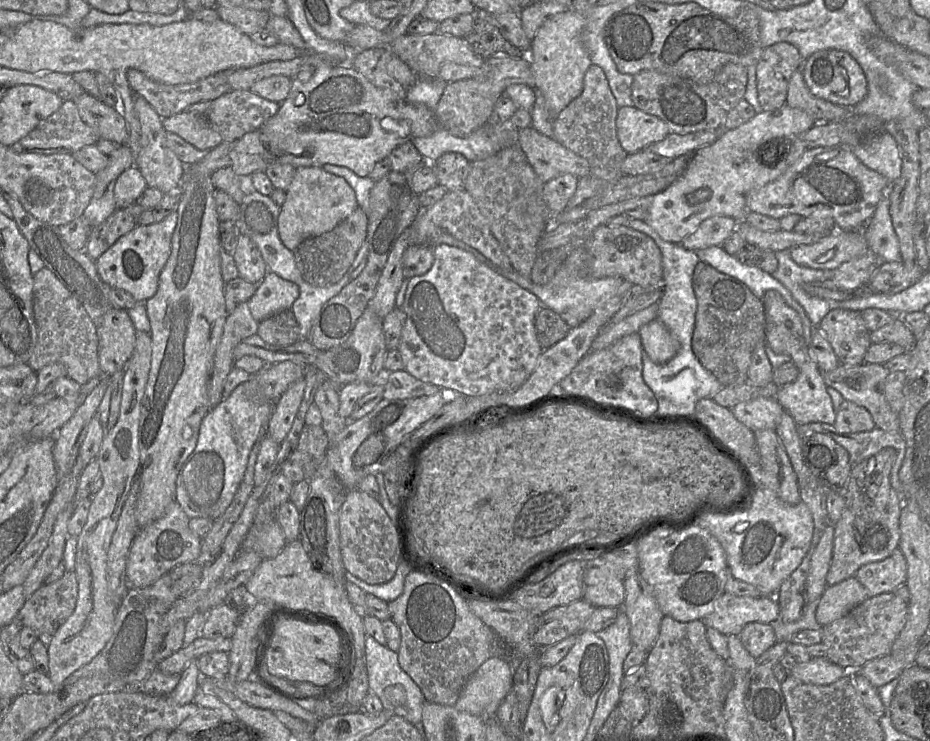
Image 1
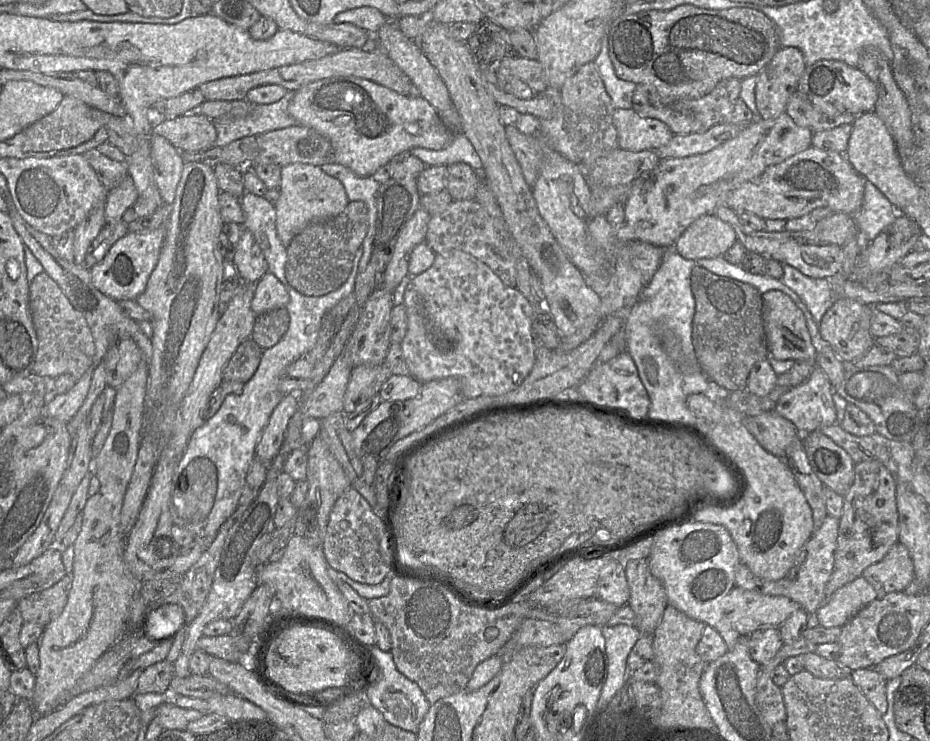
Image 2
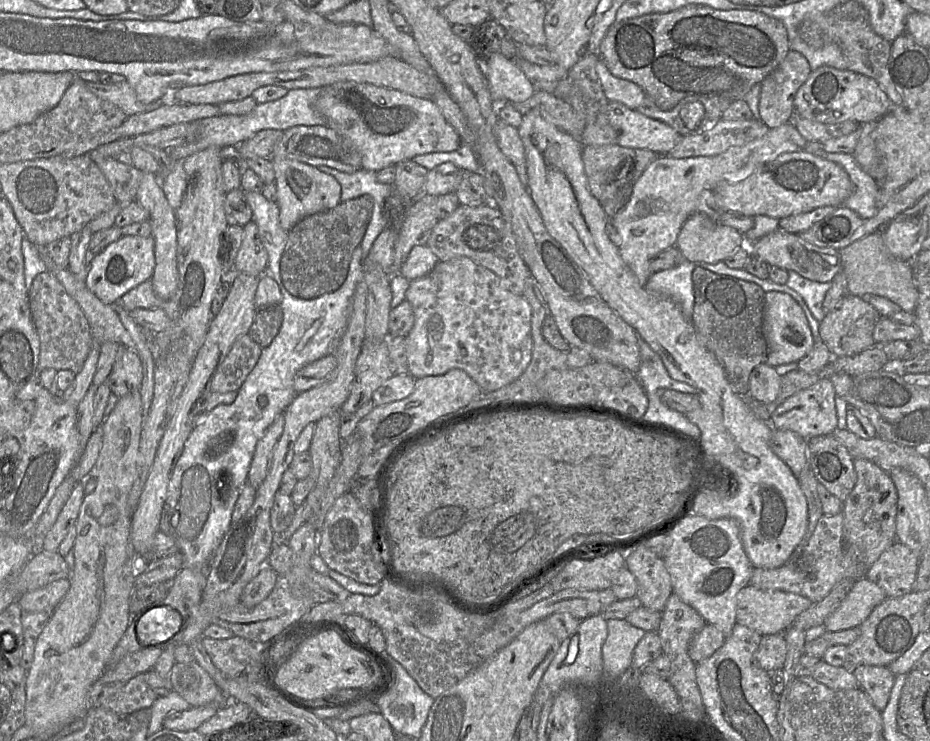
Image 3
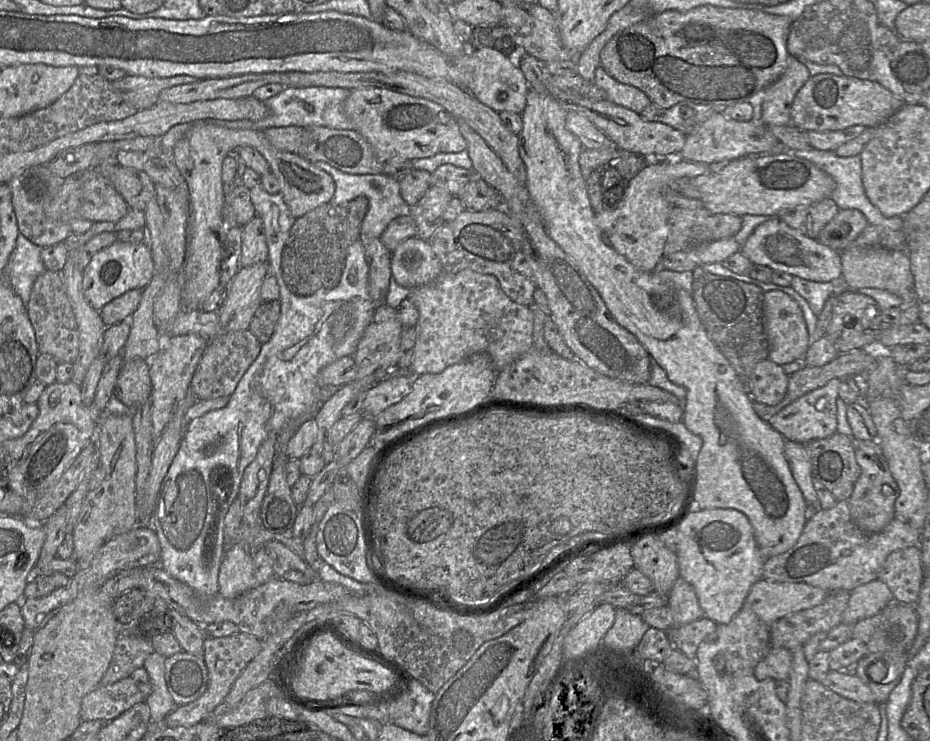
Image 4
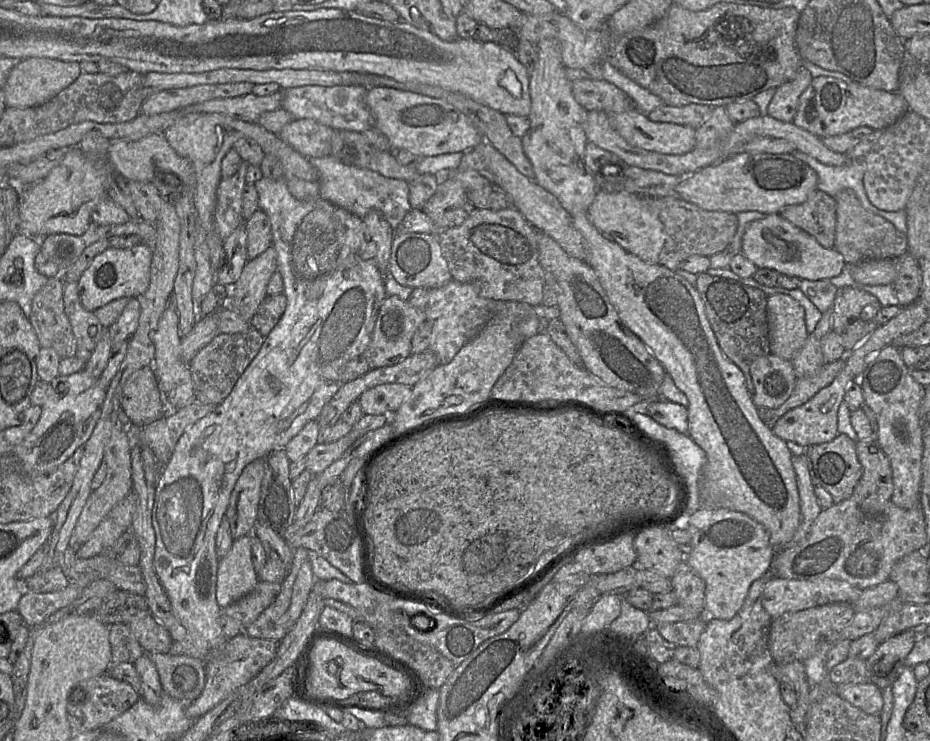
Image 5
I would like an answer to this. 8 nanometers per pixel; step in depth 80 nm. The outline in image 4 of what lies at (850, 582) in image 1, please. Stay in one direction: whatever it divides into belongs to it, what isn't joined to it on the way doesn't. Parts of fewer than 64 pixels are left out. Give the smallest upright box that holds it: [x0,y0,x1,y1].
[842,579,894,624]

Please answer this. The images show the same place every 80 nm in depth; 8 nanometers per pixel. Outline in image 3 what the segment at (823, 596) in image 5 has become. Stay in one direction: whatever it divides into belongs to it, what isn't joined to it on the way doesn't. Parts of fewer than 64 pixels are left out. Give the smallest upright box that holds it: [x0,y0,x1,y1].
[736,585,813,635]

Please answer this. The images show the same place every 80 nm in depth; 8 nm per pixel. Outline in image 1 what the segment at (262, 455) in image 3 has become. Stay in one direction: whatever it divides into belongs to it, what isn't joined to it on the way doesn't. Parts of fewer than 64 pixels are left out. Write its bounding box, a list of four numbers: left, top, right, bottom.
[264,378,305,444]

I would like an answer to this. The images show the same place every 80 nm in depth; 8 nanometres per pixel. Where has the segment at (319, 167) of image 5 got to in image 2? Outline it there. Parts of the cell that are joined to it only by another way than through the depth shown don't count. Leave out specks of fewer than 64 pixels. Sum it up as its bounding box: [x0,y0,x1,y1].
[321,164,380,274]

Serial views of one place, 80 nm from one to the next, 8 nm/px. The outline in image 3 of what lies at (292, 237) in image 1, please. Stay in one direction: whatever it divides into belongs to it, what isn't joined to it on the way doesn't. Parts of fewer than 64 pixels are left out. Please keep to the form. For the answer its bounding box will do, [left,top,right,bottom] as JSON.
[270,158,341,232]

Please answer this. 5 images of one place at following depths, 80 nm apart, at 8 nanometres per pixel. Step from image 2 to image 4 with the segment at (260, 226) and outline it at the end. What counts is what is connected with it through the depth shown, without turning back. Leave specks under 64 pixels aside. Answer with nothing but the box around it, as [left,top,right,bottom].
[250,183,296,285]

